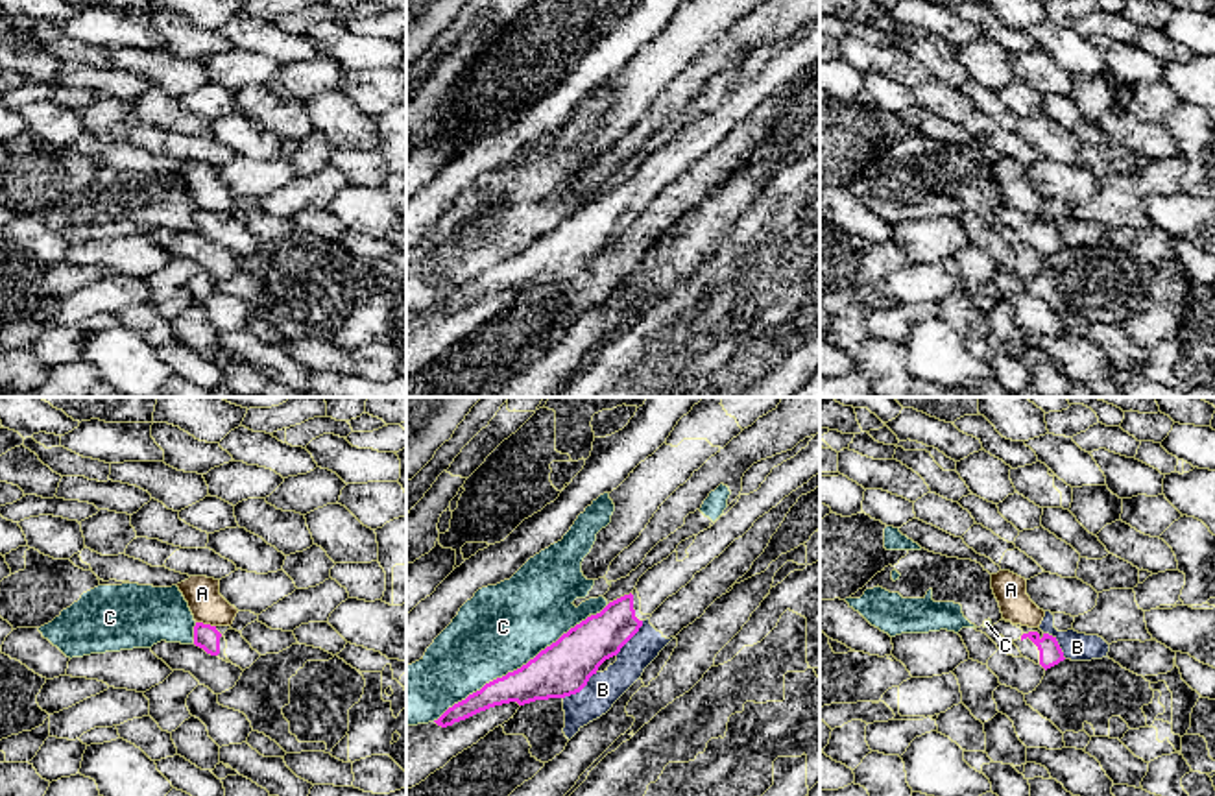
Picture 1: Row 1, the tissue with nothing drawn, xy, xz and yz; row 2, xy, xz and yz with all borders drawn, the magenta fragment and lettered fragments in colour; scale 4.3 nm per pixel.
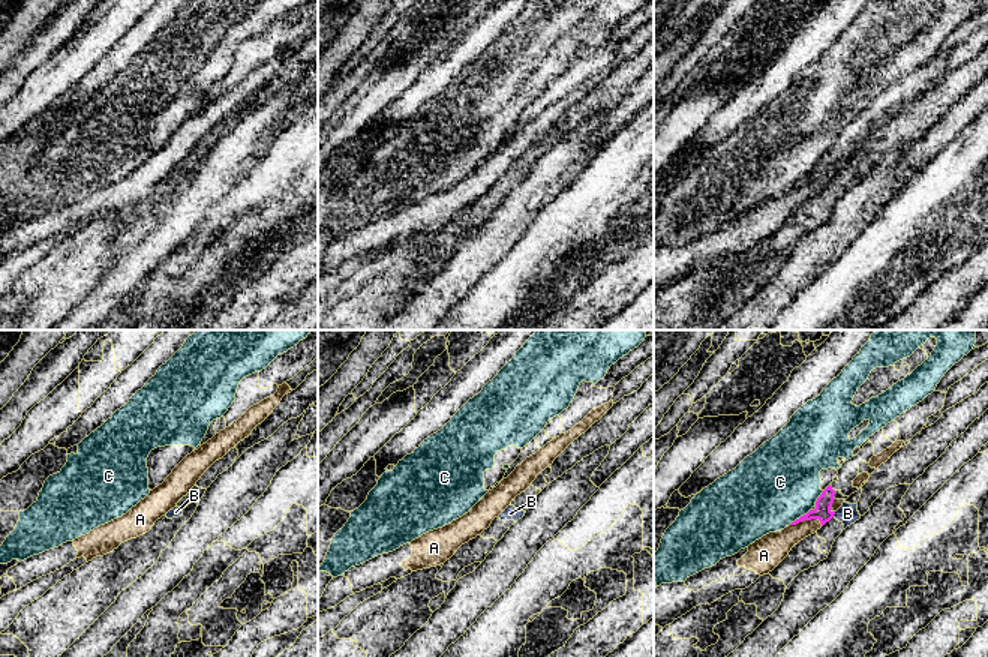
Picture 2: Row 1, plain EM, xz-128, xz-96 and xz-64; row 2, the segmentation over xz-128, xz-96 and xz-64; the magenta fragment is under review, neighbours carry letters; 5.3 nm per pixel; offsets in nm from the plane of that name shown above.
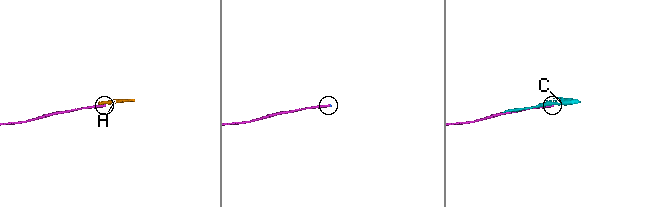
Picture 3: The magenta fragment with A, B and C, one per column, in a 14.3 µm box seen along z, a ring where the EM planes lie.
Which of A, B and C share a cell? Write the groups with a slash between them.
A / B / C

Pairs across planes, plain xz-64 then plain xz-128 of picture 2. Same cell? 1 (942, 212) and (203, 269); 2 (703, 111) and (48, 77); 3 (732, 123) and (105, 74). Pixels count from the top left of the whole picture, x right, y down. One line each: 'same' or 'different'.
1: different
2: same
3: same

